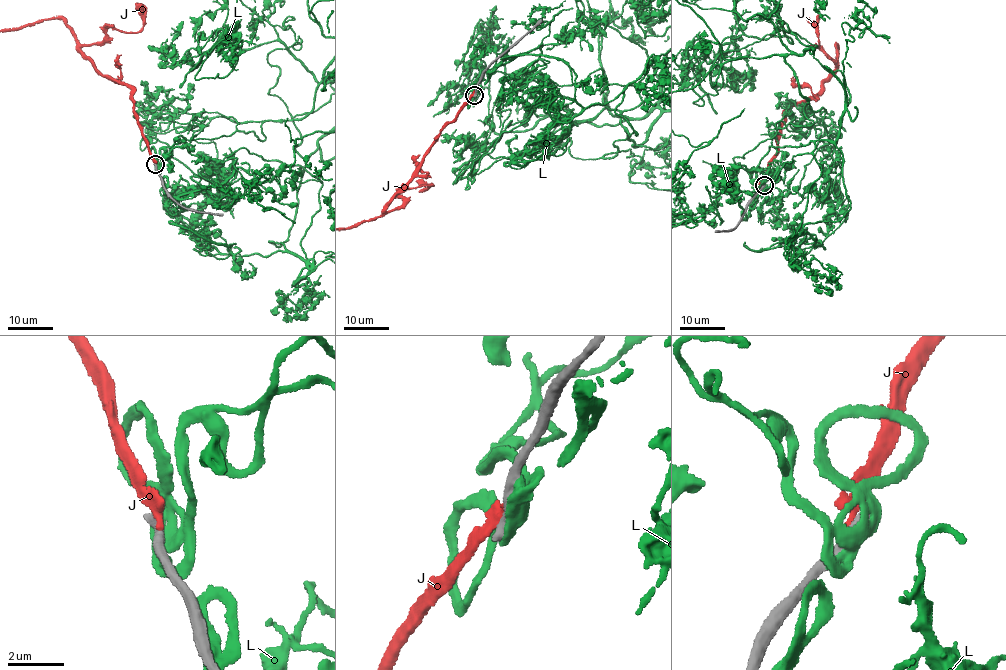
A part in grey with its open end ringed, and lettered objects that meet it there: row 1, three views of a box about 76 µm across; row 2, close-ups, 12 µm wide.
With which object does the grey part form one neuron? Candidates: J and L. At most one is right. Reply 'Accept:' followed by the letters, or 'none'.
Accept: none

